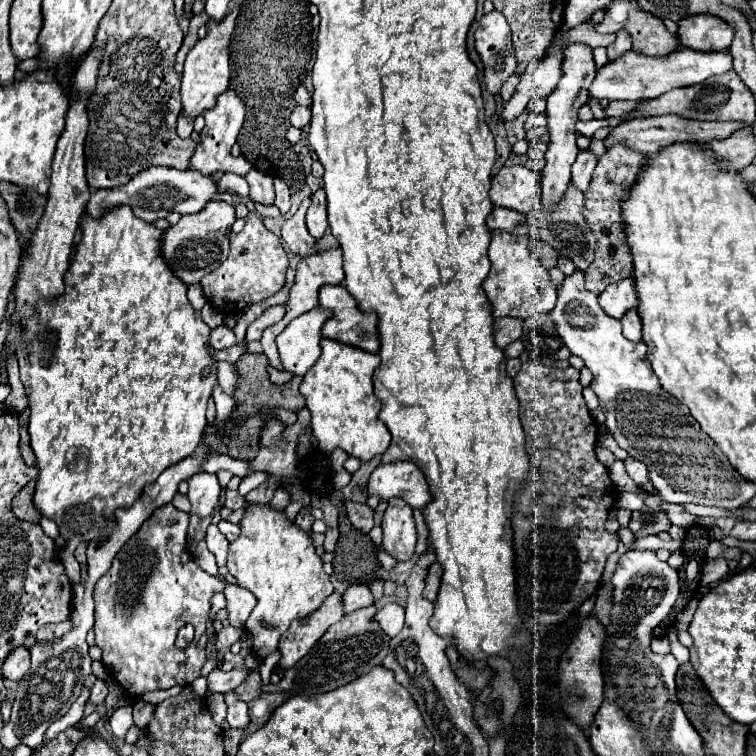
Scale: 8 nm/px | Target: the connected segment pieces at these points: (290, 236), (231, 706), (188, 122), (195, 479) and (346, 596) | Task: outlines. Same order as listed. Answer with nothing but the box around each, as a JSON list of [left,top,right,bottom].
[[282,198,318,258],[224,692,250,730],[178,114,194,138],[188,472,220,520],[342,584,374,614]]

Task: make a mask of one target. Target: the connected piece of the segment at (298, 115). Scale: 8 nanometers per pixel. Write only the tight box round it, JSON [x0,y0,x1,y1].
[290,106,310,128]

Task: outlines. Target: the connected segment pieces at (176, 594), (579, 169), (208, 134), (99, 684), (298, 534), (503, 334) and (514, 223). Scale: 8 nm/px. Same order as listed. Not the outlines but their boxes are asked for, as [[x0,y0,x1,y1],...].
[[94,504,226,700],[572,150,596,192],[190,90,252,176],[90,680,108,706],[228,506,334,660],[494,318,524,348],[488,208,528,236]]

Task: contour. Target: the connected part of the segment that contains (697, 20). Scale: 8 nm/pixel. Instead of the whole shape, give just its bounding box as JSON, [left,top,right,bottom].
[678,14,734,52]

